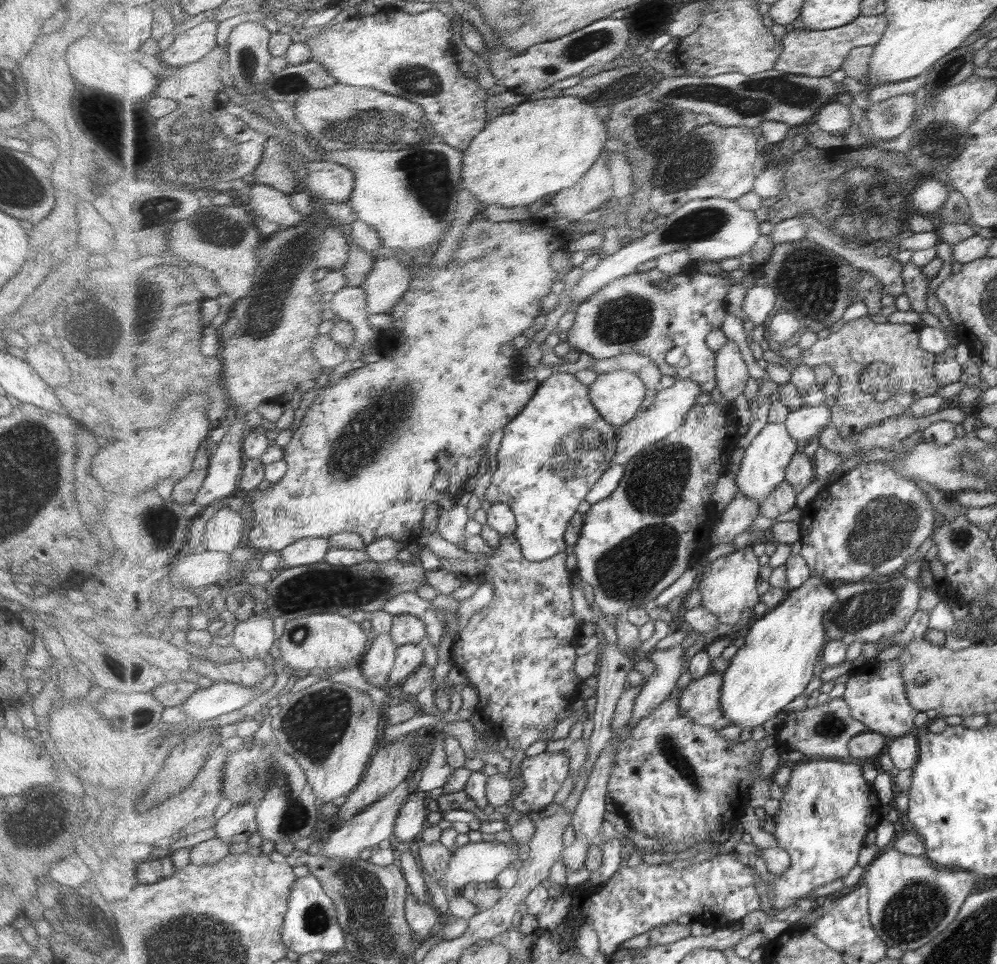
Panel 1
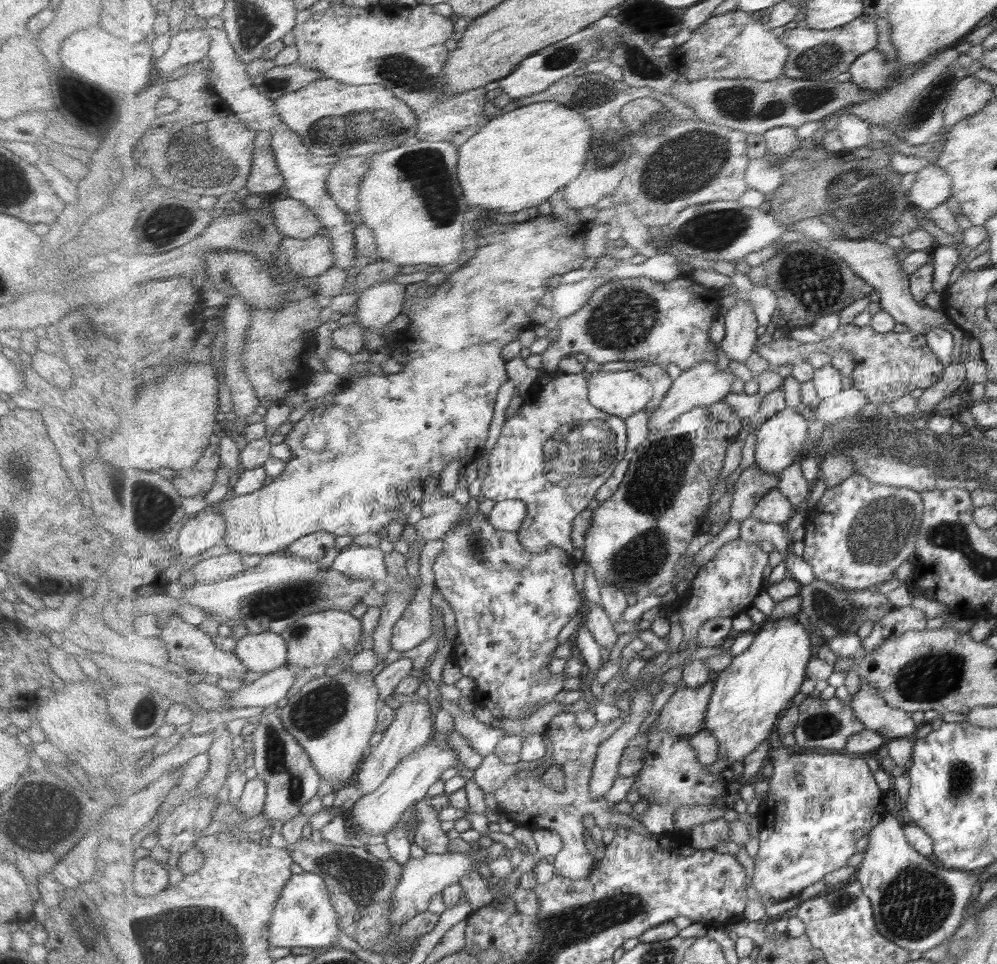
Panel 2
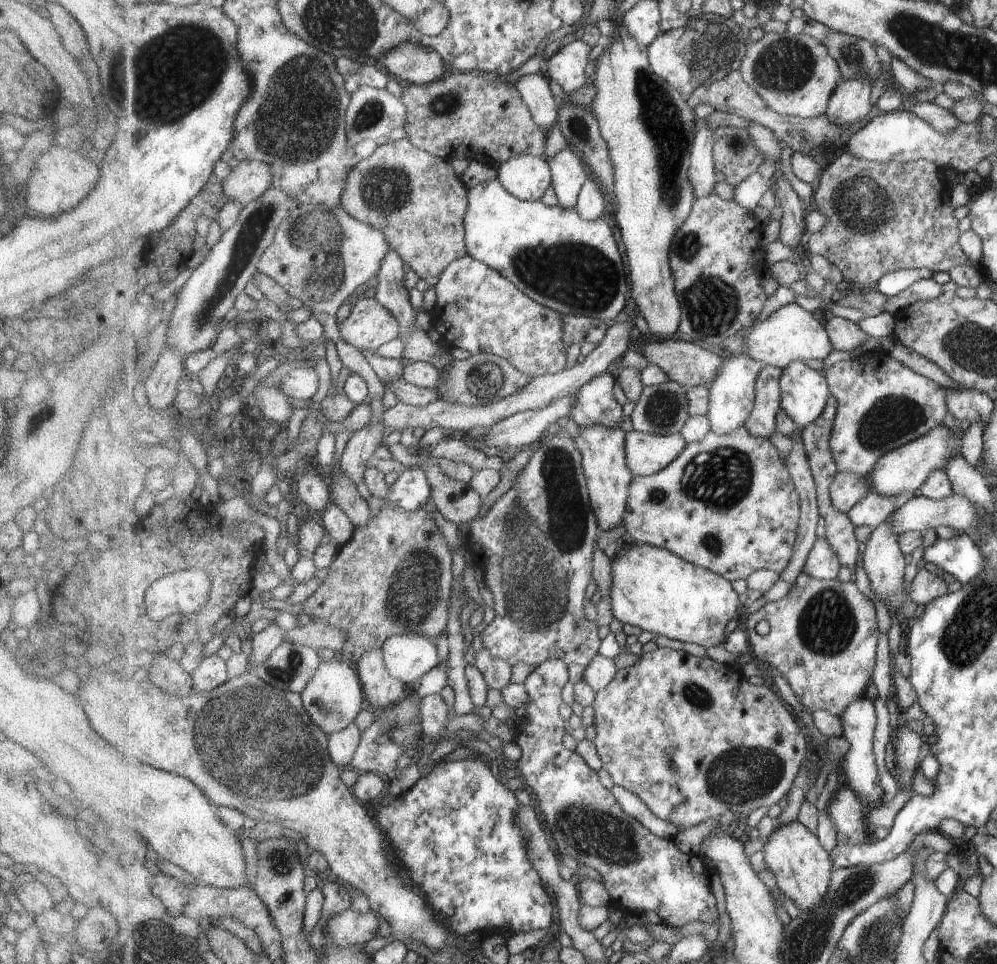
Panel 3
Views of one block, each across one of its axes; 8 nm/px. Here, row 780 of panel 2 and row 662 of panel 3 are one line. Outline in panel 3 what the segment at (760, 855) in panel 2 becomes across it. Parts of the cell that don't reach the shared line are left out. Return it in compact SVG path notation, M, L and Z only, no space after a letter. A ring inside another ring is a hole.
M801 573L787 595L782 599L765 603L758 611L746 617L750 648L754 657L767 662L780 672L807 712L813 714L817 710L827 710L841 718L851 703L865 697L865 690L873 676L877 658L877 608L857 588L853 579L842 582L837 578L818 579ZM763 620L767 620L770 631L761 636L757 632L757 624Z

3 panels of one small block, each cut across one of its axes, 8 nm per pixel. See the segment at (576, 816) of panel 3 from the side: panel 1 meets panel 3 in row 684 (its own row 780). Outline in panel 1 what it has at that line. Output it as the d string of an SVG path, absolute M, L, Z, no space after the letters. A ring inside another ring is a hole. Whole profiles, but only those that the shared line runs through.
M564 750L524 757L520 764L524 787L511 801L512 806L522 814L545 810L570 776L570 763Z

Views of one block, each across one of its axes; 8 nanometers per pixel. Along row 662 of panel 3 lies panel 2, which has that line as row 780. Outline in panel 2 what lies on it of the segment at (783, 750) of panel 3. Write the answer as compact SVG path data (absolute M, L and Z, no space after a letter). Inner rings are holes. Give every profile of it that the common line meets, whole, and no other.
M649 729L647 739L649 748L645 752L645 766L635 774L635 784L640 798L648 800L648 810L642 814L633 811L629 816L635 818L649 830L650 834L663 835L676 831L675 815L680 806L712 806L725 794L726 784L719 781L719 773L713 774L697 760L697 752L691 746L692 736L675 736L671 732L653 732Z

